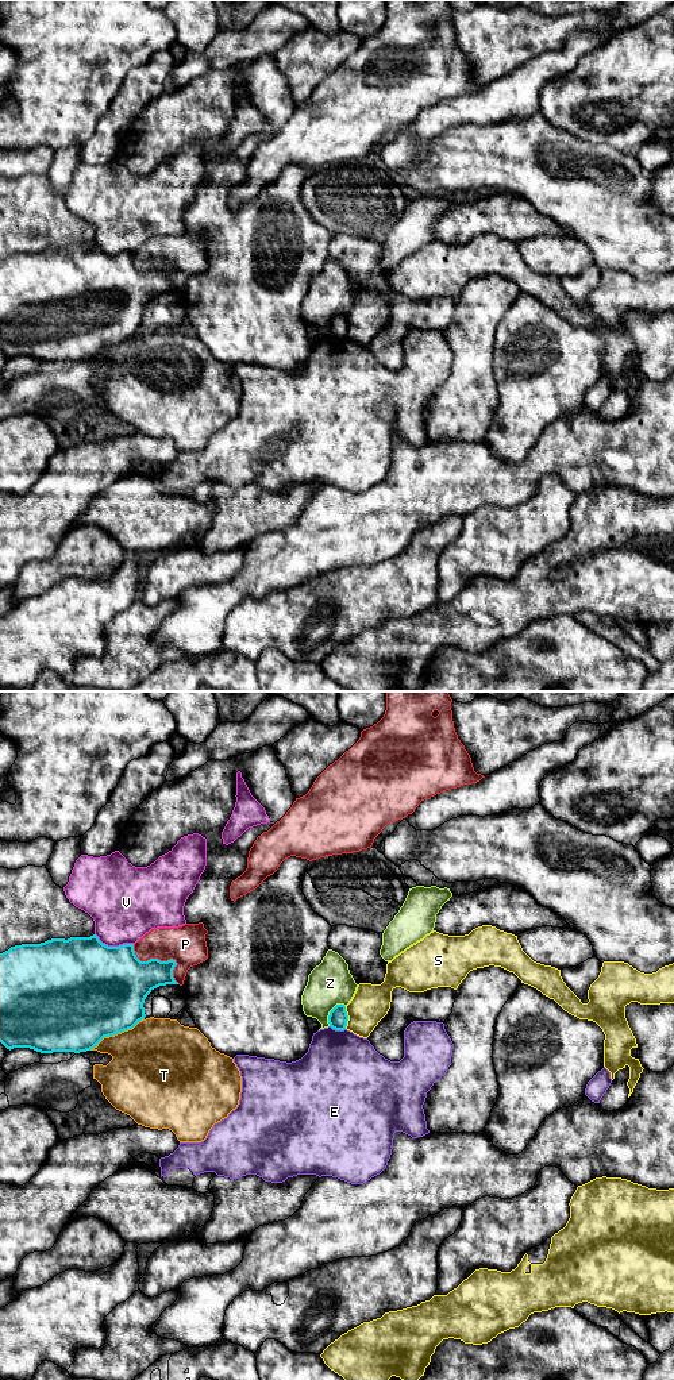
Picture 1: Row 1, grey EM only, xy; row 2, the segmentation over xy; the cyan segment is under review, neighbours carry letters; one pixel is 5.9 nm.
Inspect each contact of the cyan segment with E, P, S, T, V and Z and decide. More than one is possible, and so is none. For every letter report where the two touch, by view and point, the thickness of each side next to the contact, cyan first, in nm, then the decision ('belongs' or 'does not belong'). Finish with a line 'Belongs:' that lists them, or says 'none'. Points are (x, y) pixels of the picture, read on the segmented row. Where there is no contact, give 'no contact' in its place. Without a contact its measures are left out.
E: contact xy (338, 1029); calibres 120 and 460 nm; does not belong
P: contact xy (160, 960); calibres 320 and 220 nm; does not belong
S: contact xy (347, 1017); calibres 120 and 220 nm; does not belong
T: contact xy (116, 1033); calibres 500 and 440 nm; does not belong
V: contact xy (114, 947); calibres 500 and 400 nm; does not belong
Z: contact xy (330, 1012); calibres 120 and 260 nm; does not belong
Belongs: none

